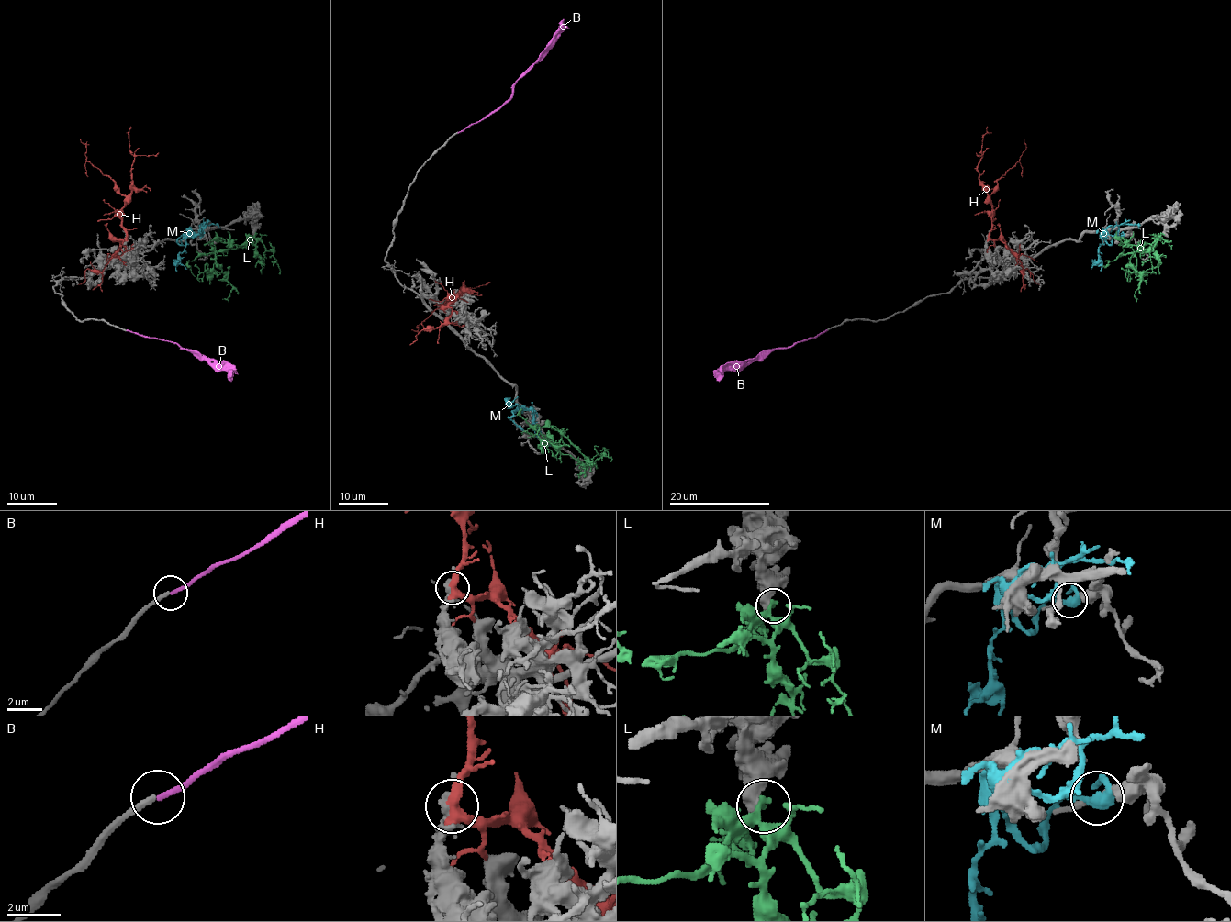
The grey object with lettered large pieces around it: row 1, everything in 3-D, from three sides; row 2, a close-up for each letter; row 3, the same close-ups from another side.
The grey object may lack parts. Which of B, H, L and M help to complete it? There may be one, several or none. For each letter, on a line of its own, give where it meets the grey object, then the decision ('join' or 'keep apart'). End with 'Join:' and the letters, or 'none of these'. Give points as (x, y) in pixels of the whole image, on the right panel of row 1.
B: contact (826, 330); join
H: contact (989, 237); keep apart
L: contact (1163, 234); keep apart
M: contact (1122, 236); keep apart
Join: B

